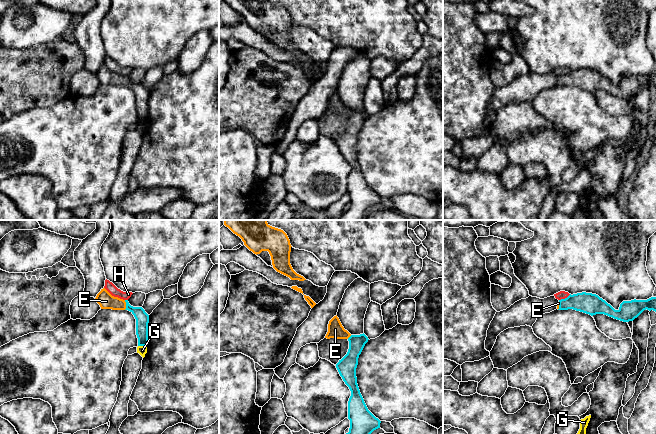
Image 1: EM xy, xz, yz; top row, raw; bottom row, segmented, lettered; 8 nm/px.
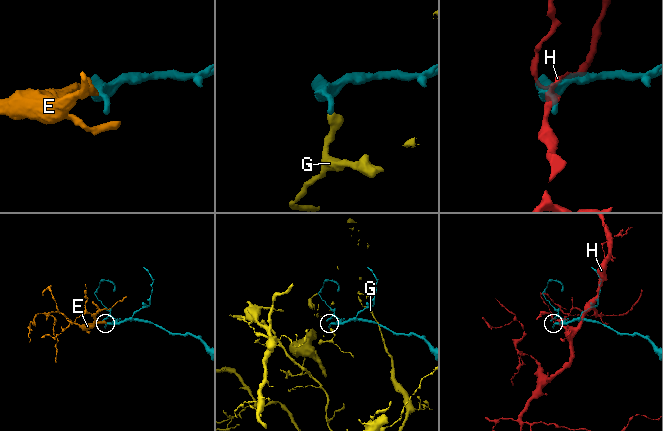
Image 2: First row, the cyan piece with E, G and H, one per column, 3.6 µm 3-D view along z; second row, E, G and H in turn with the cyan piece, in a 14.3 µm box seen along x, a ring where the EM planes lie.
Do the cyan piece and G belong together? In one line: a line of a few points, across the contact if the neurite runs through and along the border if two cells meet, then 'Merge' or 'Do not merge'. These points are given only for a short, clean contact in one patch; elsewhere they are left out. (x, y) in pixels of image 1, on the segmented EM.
Line: xy (138, 345), (146, 346). Do not merge

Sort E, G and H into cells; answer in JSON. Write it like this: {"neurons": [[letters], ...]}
{"neurons": [["E"], ["G"], ["H"]]}

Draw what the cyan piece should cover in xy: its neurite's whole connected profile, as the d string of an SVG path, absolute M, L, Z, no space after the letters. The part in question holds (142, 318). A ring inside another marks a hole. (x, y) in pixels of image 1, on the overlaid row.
M105 288L101 289L95 299L100 305L101 309L130 311L136 319L138 346L147 346L149 315L142 307L131 306L128 300L123 300L112 296Z

